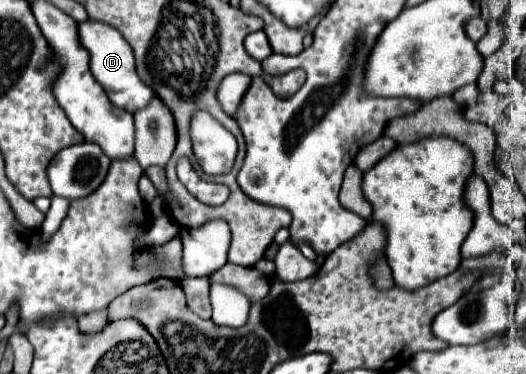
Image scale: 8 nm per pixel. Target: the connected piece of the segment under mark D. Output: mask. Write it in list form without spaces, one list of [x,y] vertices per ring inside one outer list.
[[[85,21],[79,23],[79,39],[81,45],[91,55],[91,73],[105,89],[109,101],[129,113],[135,113],[139,109],[145,109],[153,101],[153,89],[149,89],[135,73],[135,59],[129,43],[121,37],[121,33],[105,23],[97,21]]]

